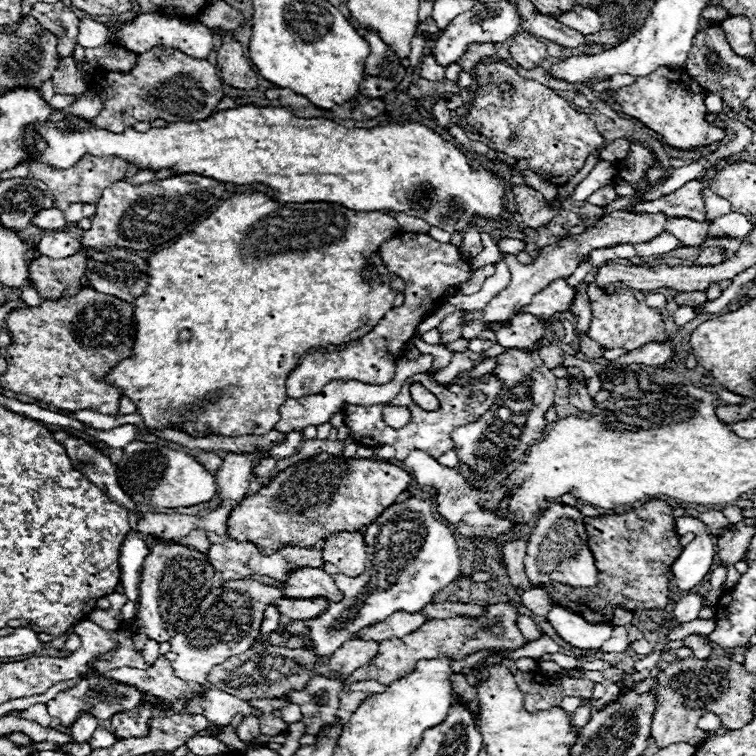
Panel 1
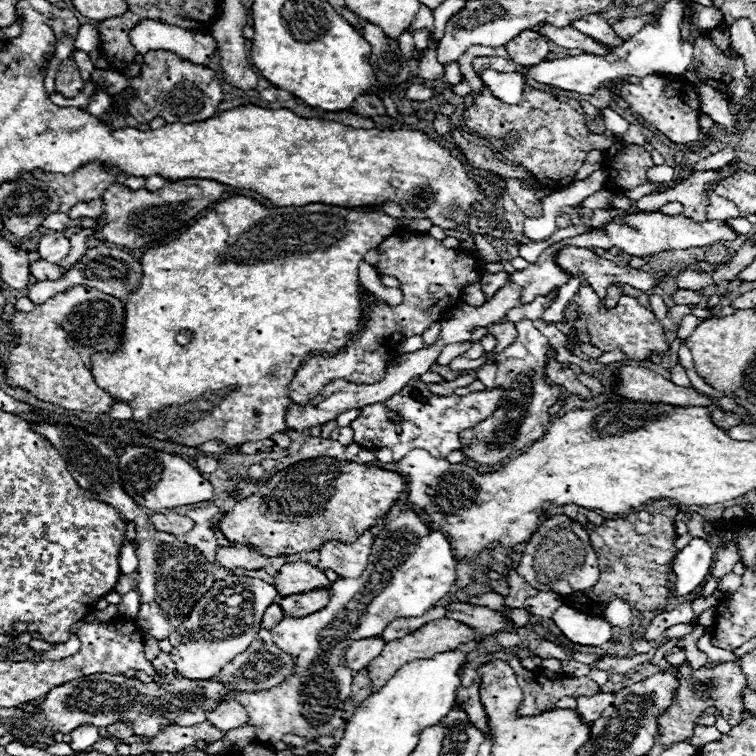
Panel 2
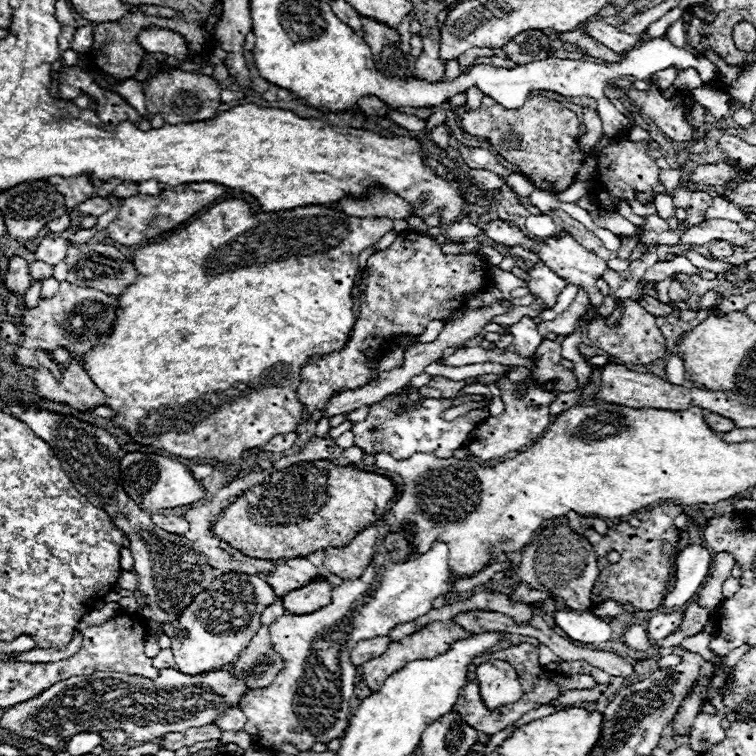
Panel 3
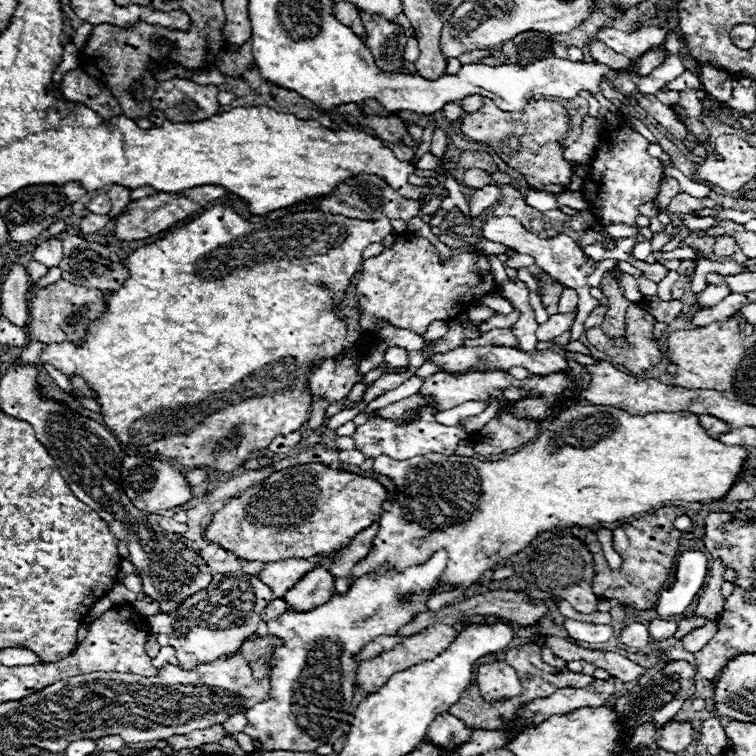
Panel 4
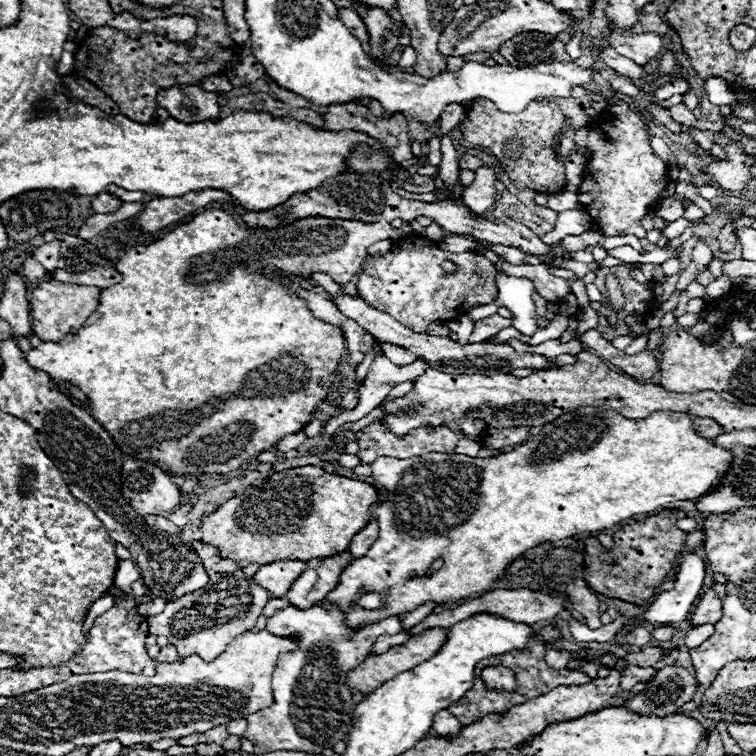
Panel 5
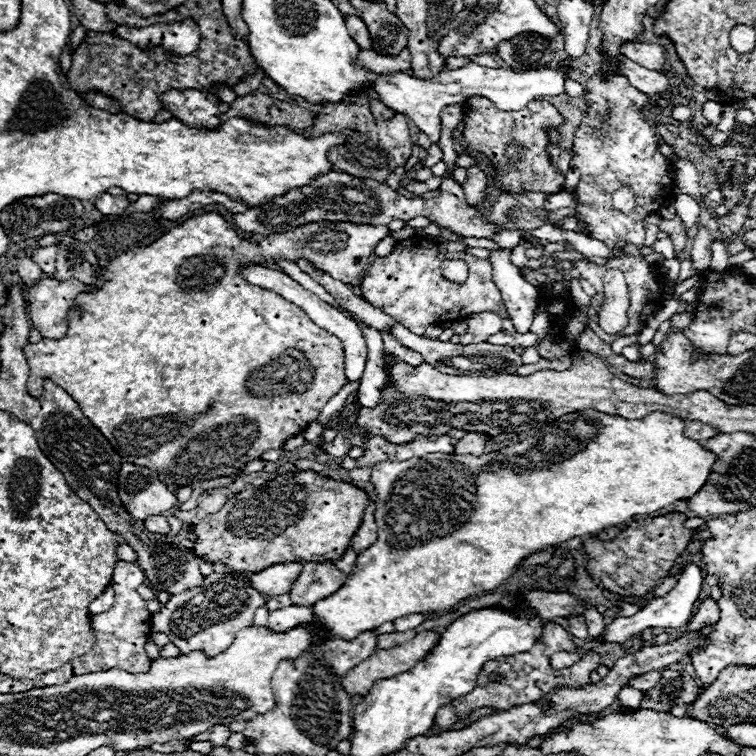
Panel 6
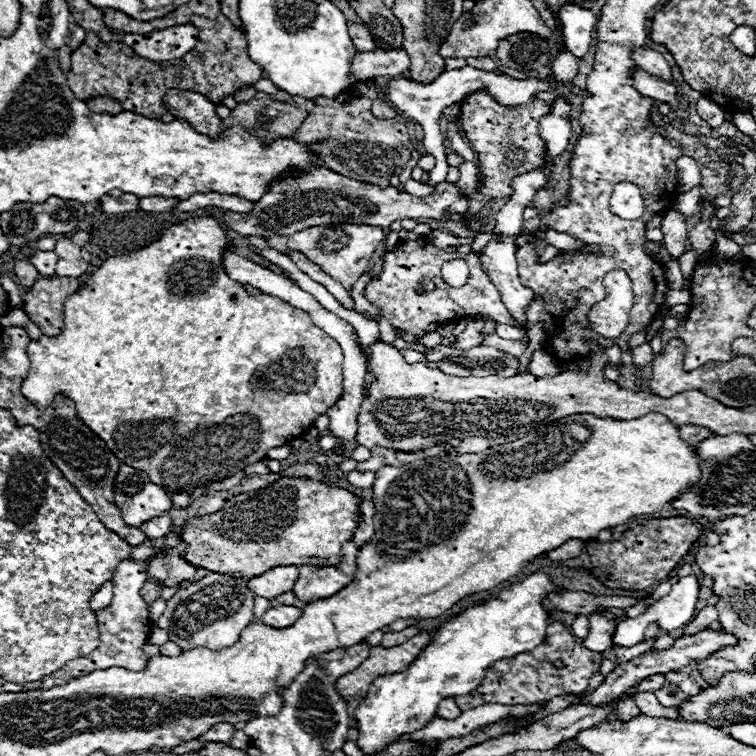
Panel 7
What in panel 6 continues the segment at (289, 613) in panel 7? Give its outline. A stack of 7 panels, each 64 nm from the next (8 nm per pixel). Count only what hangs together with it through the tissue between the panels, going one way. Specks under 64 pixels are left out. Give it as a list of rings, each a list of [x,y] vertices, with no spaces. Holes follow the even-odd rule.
[[[286,606],[268,614],[268,628],[274,632],[288,632],[300,624],[314,620],[314,612],[308,606]]]

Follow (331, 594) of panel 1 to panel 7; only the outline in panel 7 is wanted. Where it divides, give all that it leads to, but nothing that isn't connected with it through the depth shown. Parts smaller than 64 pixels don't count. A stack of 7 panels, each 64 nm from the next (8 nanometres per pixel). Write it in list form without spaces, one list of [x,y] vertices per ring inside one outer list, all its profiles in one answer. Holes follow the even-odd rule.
[[[276,566],[256,578],[250,578],[248,588],[256,596],[272,600],[284,592],[290,592],[296,578],[298,578],[298,566]]]

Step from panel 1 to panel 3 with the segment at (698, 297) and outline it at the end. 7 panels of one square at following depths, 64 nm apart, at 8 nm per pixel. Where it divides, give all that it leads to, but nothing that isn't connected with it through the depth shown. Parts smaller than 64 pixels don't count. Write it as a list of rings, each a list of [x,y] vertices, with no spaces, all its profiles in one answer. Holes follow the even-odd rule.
[[[672,282],[668,296],[670,296],[672,302],[686,302],[688,300],[688,290],[684,290],[680,282]]]

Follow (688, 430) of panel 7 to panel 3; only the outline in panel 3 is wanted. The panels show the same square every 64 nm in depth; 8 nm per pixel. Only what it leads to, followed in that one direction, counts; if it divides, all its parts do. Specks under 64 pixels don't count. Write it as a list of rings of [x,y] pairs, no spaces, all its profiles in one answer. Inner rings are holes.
[[[706,412],[704,420],[708,422],[708,426],[714,430],[714,432],[728,432],[732,430],[736,424],[724,416],[718,416],[718,414],[712,414],[712,412]]]

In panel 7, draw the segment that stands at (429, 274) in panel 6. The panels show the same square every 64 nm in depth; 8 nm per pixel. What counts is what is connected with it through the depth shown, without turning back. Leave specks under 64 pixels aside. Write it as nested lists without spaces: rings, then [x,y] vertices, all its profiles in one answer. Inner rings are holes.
[[[426,238],[420,240],[406,240],[400,242],[392,252],[386,252],[382,256],[382,272],[372,278],[366,288],[364,296],[382,312],[382,316],[400,330],[406,330],[414,334],[416,338],[424,336],[424,330],[428,324],[442,324],[446,320],[456,320],[456,316],[492,316],[500,324],[514,324],[514,318],[506,310],[498,288],[494,286],[487,274],[480,268],[480,260],[476,254],[448,254],[434,244],[430,244]],[[454,258],[466,260],[470,268],[470,278],[462,288],[454,288],[446,284],[440,276],[440,266],[444,262],[450,262]],[[424,280],[432,280],[436,284],[436,290],[424,292],[420,284]]]

